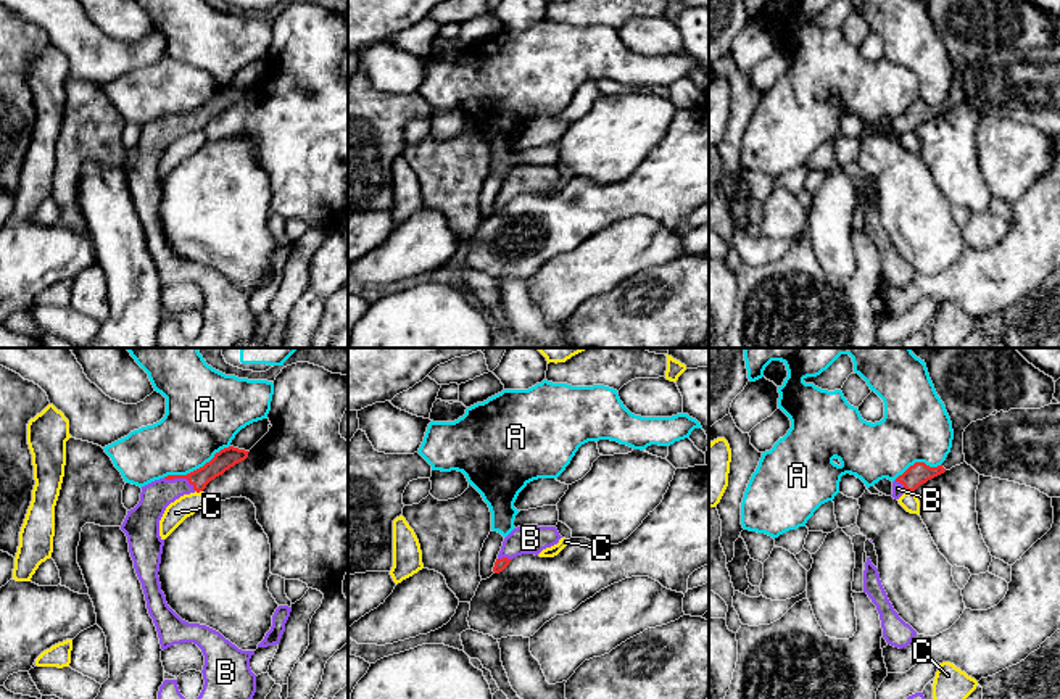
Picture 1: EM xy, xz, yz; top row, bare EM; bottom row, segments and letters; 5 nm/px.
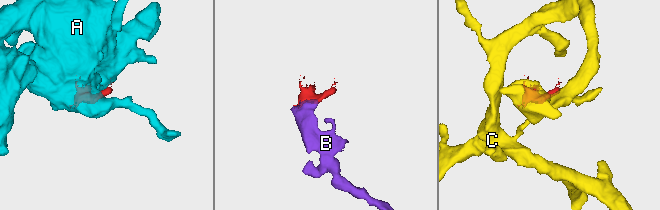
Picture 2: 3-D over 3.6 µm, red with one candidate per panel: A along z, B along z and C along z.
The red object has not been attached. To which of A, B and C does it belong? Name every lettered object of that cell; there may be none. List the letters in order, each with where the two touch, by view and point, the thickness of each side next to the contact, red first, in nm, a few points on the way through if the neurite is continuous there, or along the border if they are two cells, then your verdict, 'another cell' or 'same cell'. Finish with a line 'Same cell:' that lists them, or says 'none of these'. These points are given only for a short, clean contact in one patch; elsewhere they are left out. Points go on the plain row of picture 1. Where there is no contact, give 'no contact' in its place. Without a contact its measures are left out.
A: xy (197, 108) | 100/360 nm | another cell
B: xy (181, 116) | 100/150 nm | across xy (224, 99), (198, 118), (181, 116), (168, 129), (155, 136) | same cell
C: xy (198, 131) | 100/110 nm | along xy (195, 129), (202, 131) | another cell
Same cell: B

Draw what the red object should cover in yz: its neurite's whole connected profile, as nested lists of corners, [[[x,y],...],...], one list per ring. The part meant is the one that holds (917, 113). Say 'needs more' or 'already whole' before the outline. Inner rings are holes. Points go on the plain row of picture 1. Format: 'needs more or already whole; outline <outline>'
needs more; outline [[[925,0],[952,61],[950,92],[938,106],[915,101],[892,121],[892,137],[965,101],[963,71],[994,50],[1041,48],[1052,43],[1055,21],[1028,0]]]

